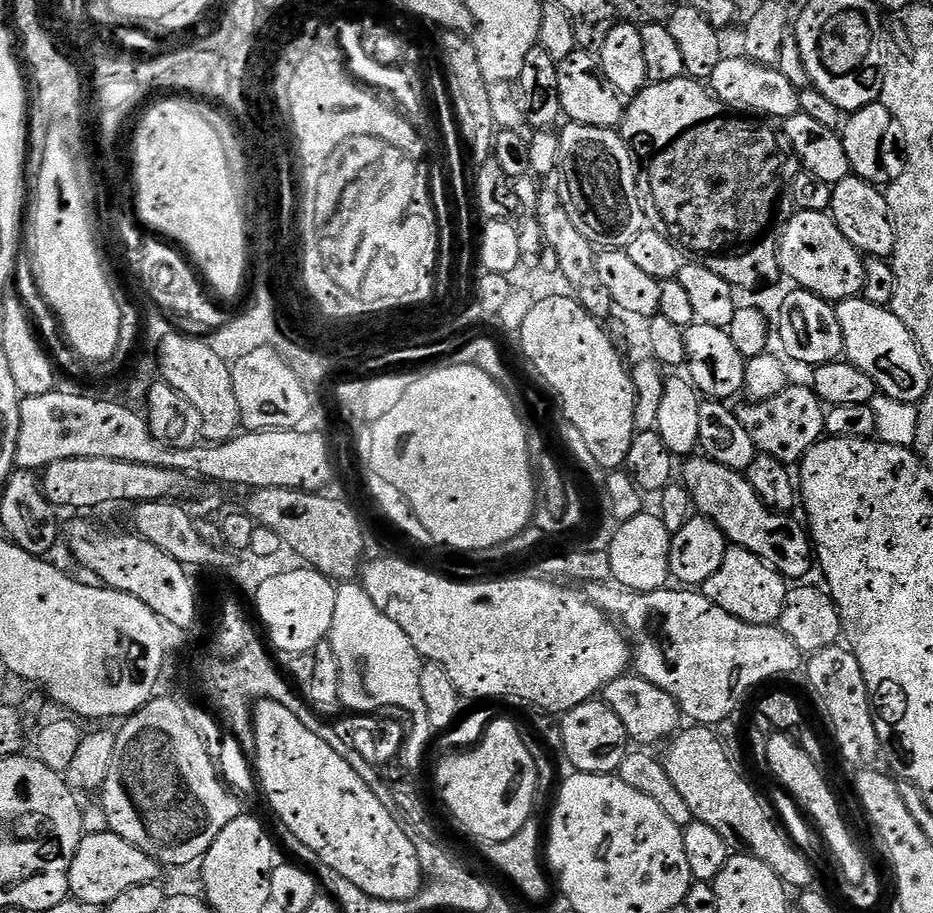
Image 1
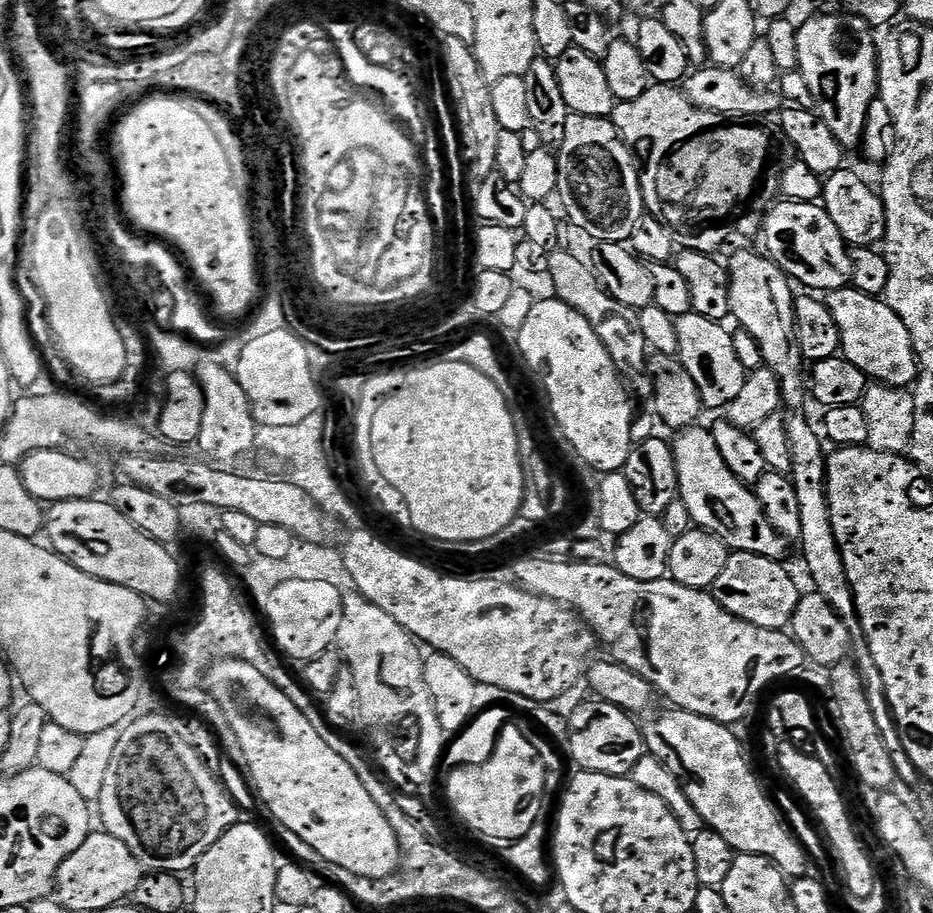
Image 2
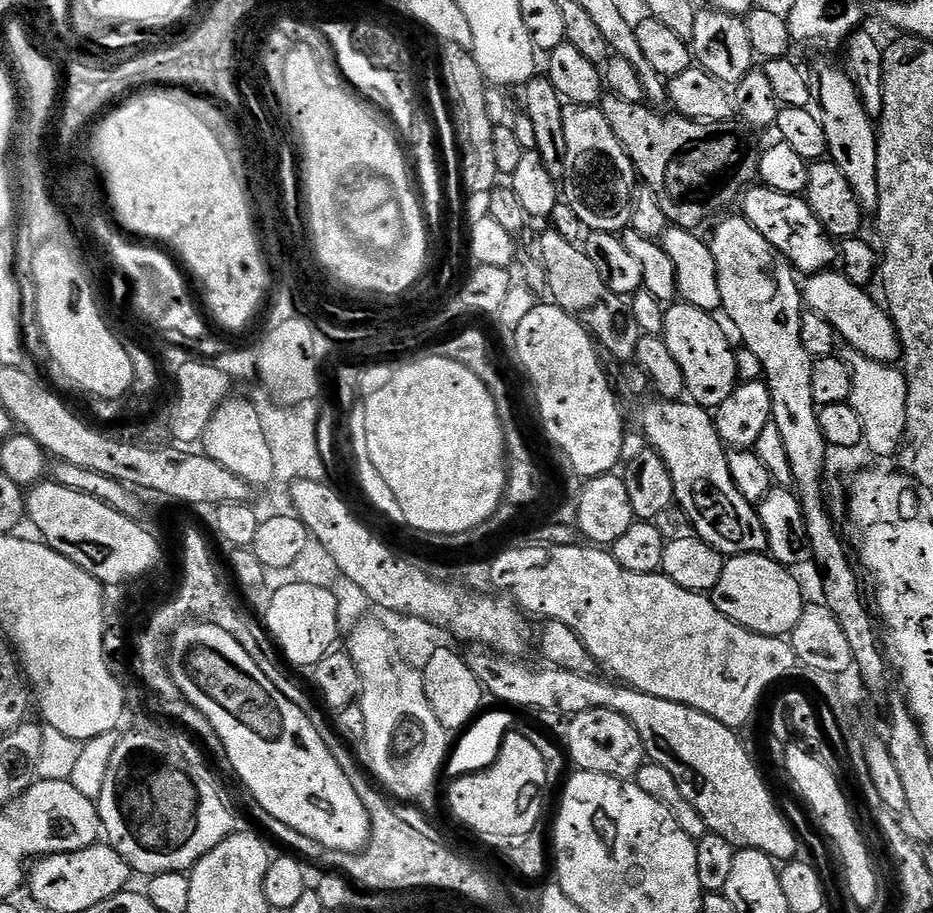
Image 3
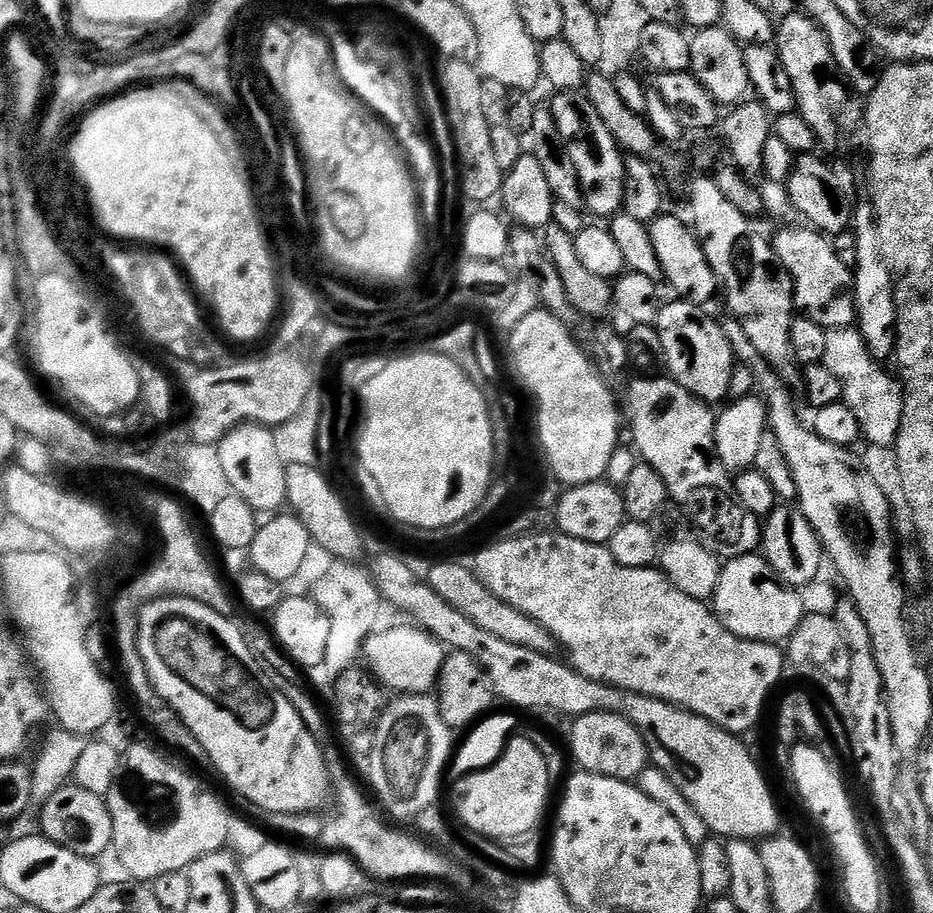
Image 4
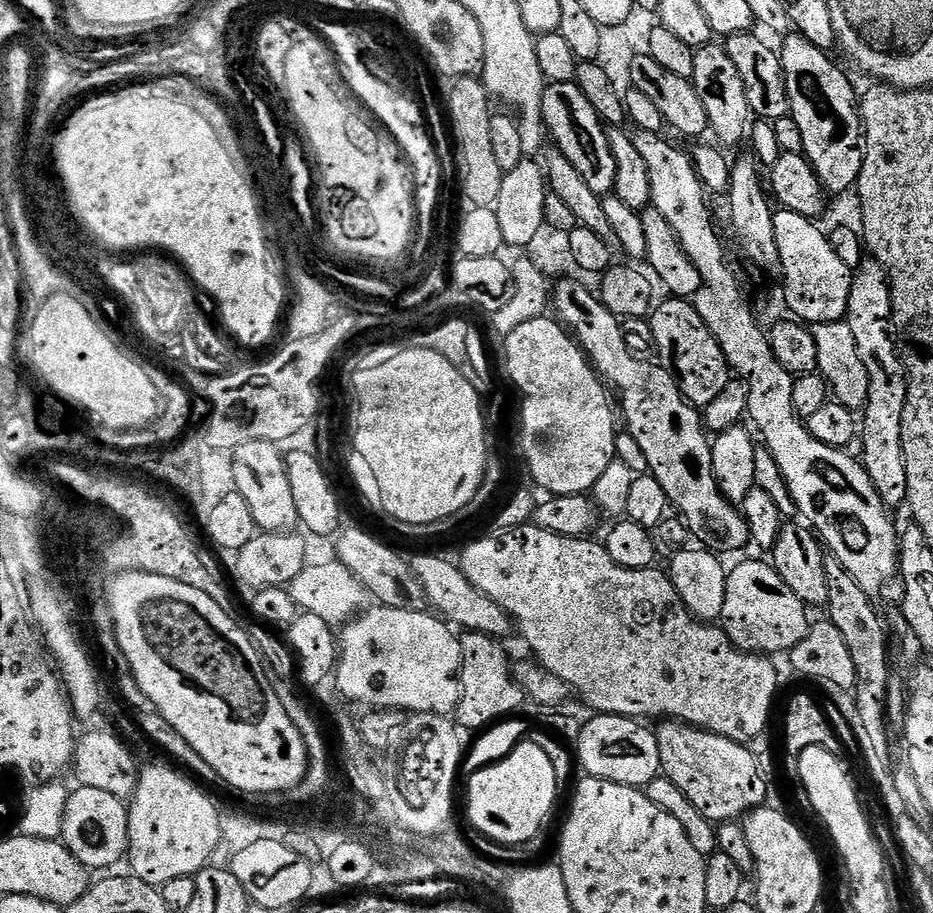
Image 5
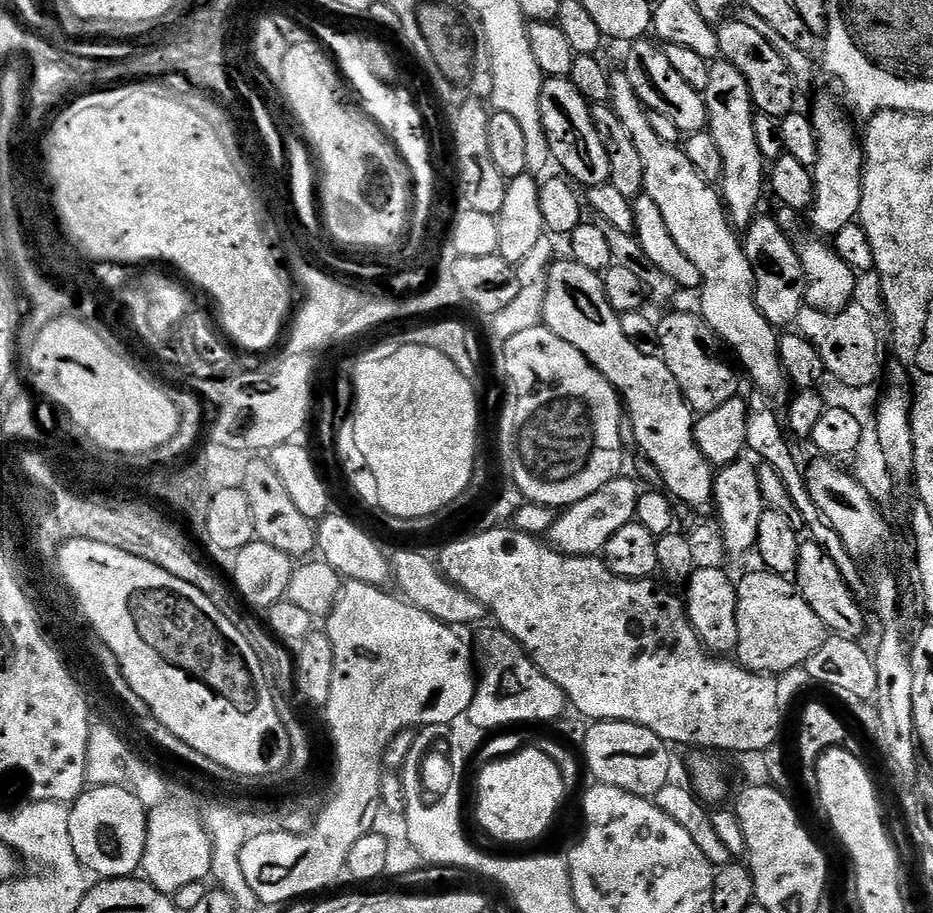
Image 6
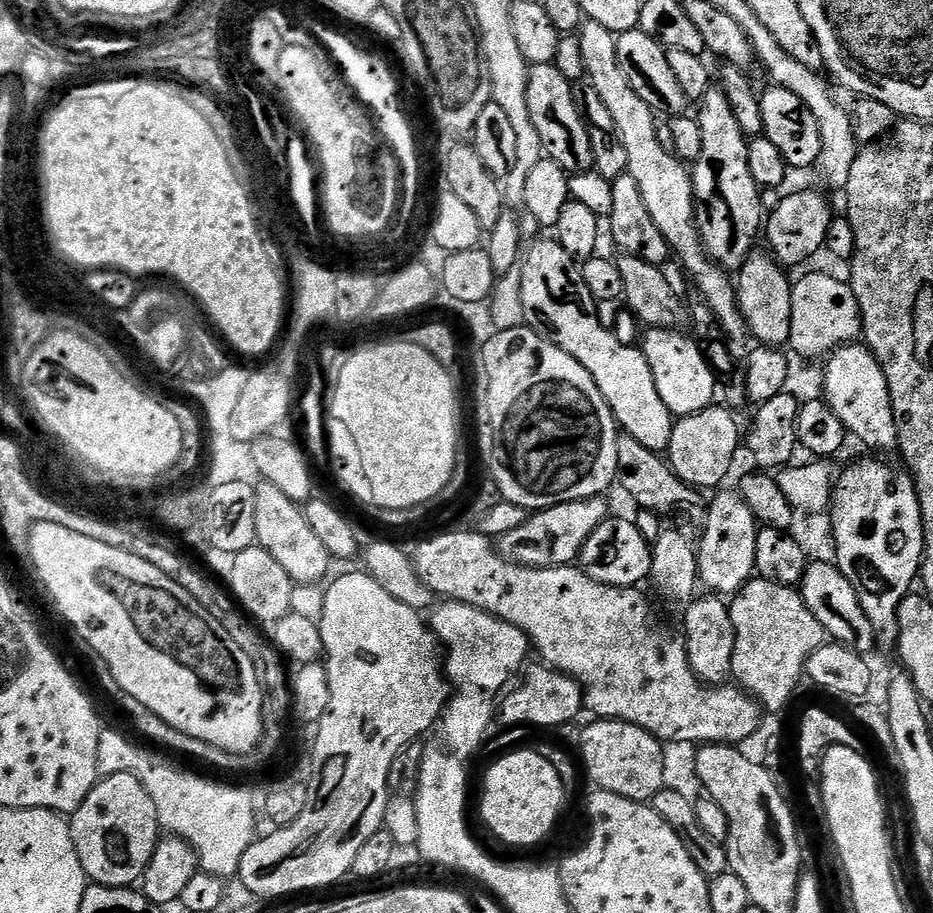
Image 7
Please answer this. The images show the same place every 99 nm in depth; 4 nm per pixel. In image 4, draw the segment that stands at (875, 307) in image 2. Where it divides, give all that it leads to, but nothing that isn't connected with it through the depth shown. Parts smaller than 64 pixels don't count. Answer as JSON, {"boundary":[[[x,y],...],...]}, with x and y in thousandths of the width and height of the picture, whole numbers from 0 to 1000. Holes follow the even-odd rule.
{"boundary":[[[857,248],[862,250],[840,250],[832,260],[826,260],[826,268],[829,274],[832,276],[834,284],[840,289],[842,296],[850,304],[850,326],[852,329],[852,341],[860,344],[861,349],[871,350],[874,355],[880,355],[884,361],[891,361],[894,359],[907,359],[910,358],[917,349],[917,340],[913,336],[913,299],[914,295],[902,291],[902,287],[898,283],[898,278],[894,278],[892,268],[890,266],[889,260],[871,252],[866,248]]]}

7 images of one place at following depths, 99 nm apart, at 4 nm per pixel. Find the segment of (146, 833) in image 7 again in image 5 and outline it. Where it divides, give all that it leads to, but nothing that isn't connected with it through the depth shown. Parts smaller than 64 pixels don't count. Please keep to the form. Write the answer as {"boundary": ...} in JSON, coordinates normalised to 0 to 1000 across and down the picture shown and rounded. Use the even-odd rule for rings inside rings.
{"boundary":[[[83,862],[73,869],[64,915],[91,951],[116,951],[132,943],[137,932],[137,881],[130,873],[114,870],[114,865]]]}

